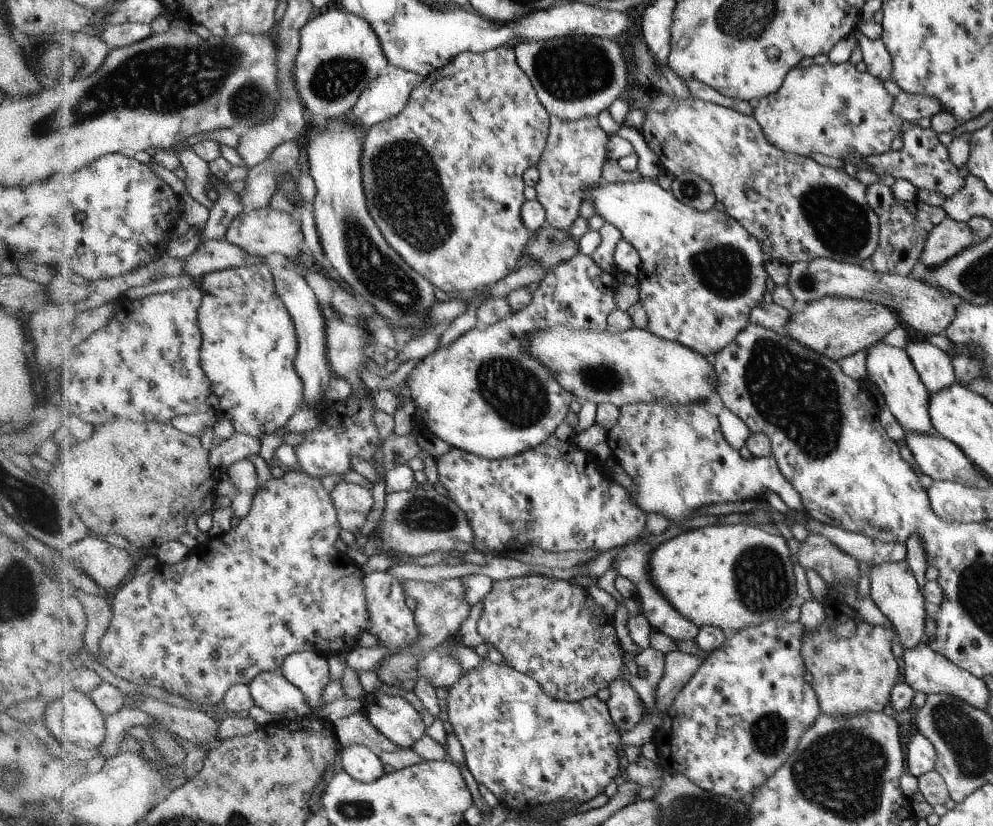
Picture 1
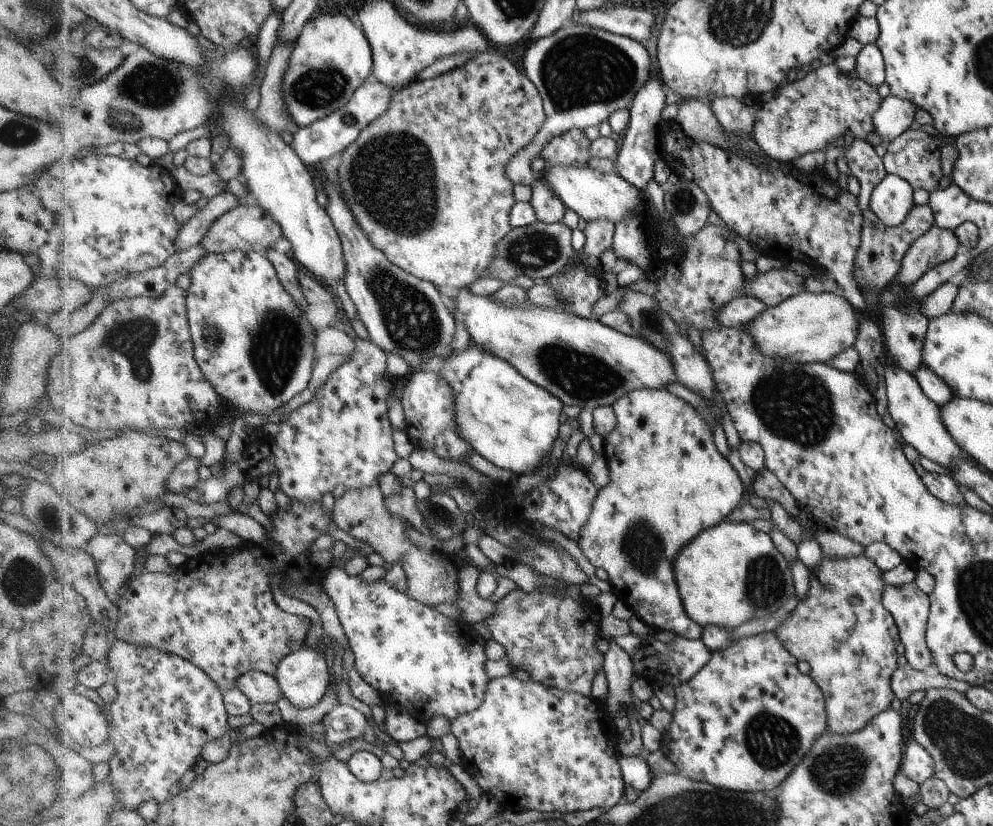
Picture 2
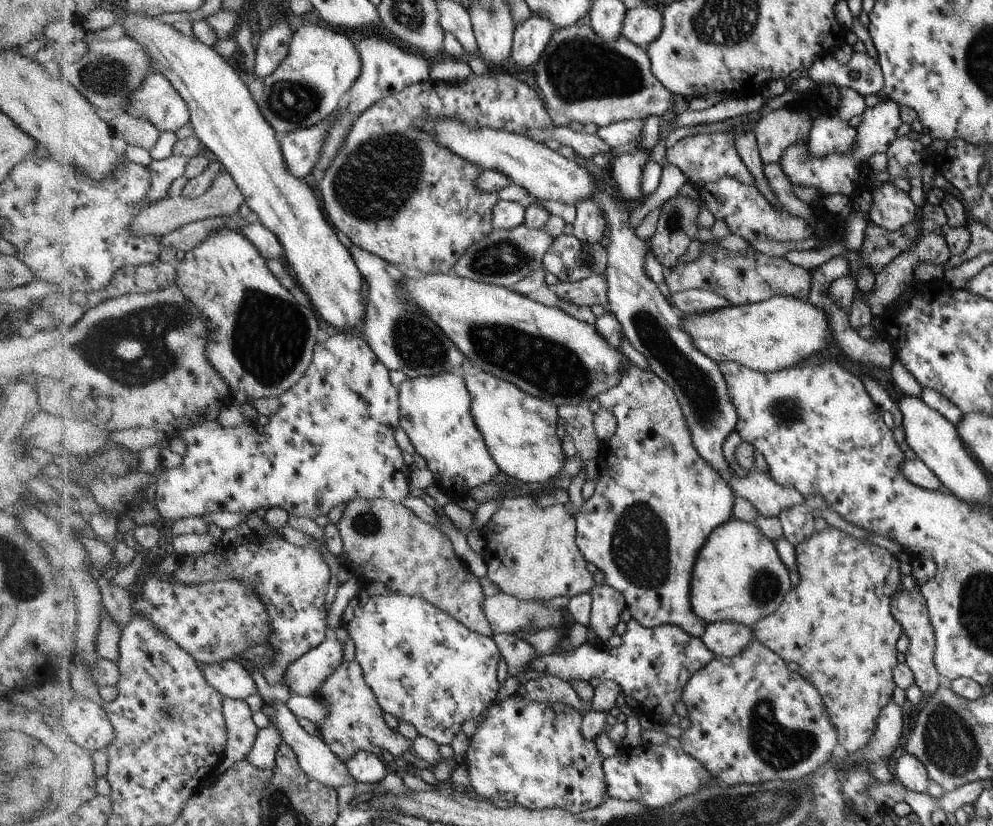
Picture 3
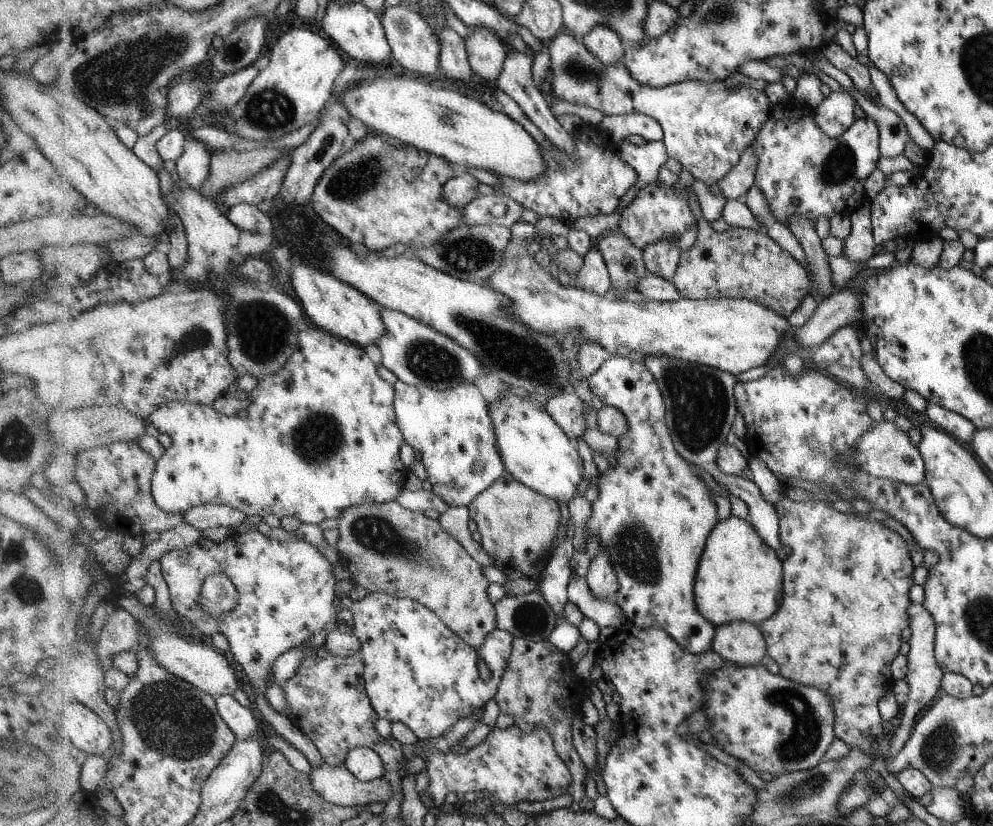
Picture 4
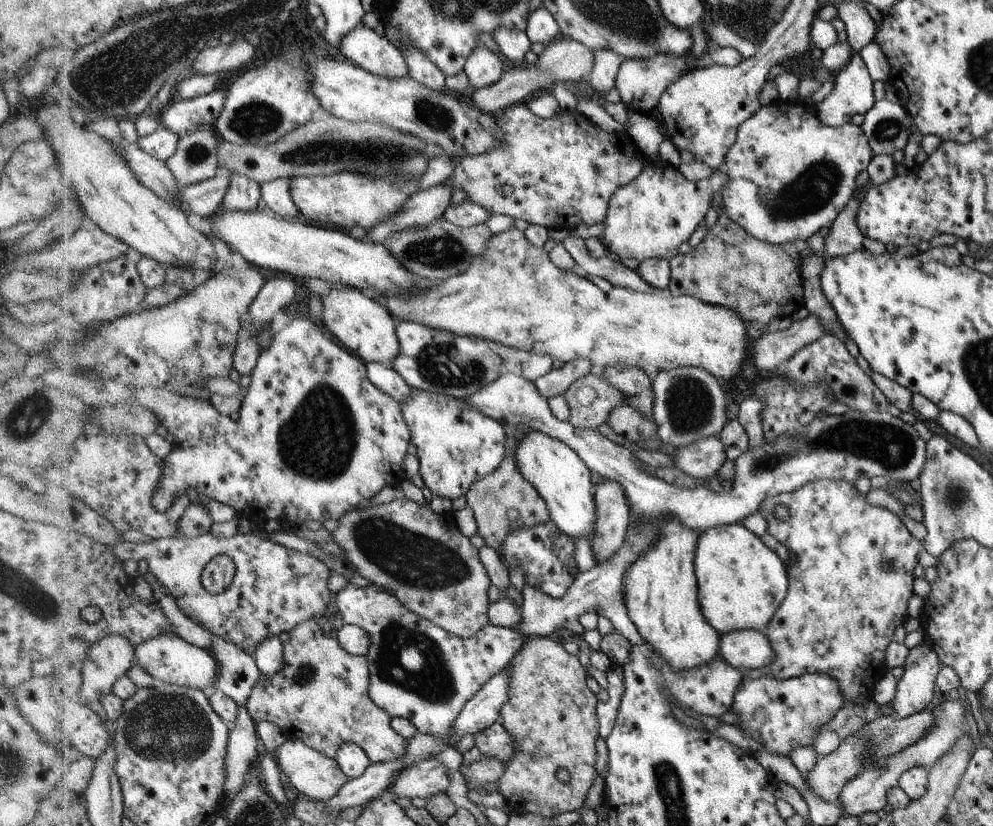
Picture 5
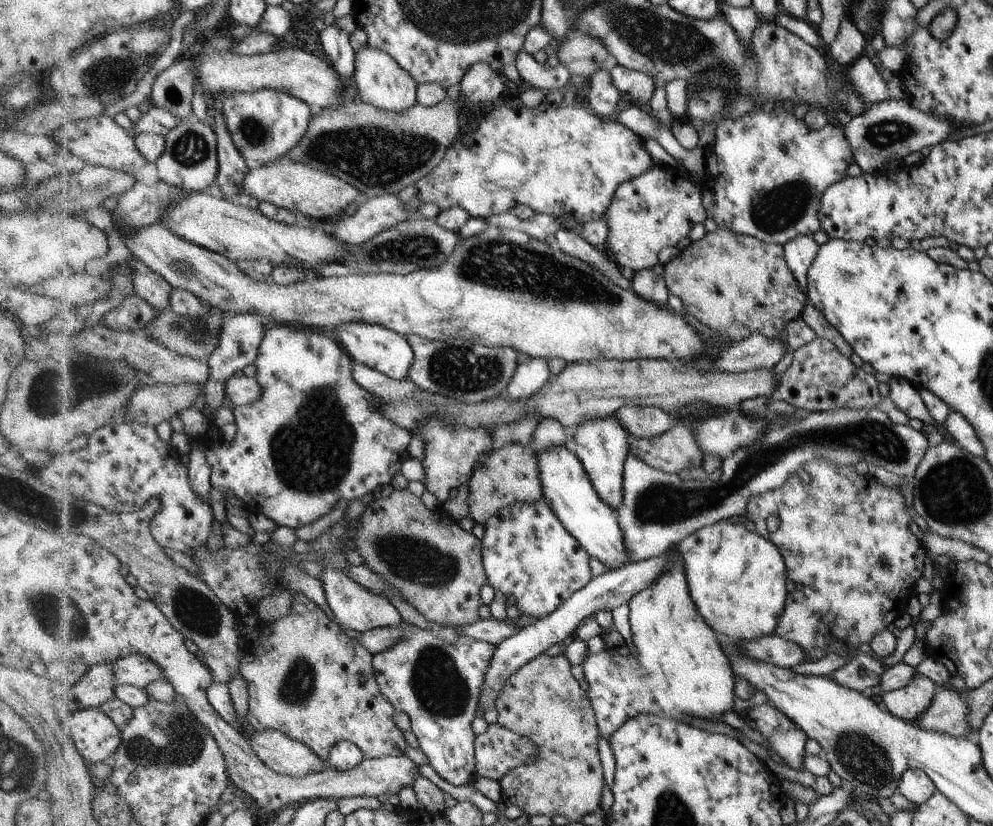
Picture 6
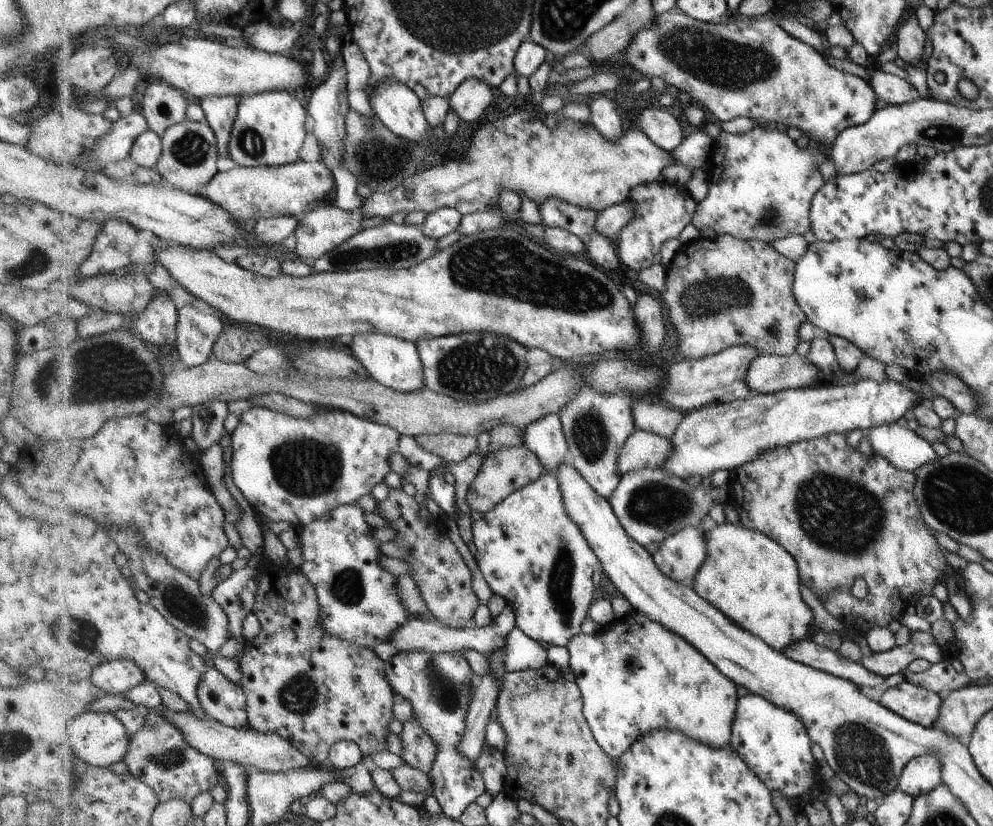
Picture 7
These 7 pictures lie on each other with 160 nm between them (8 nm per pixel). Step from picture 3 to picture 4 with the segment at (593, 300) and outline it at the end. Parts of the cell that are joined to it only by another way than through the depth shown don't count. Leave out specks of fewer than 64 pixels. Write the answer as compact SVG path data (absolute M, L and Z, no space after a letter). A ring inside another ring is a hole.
M590 248L585 254L582 269L574 276L572 285L599 295L611 292L608 268L602 254L597 249Z

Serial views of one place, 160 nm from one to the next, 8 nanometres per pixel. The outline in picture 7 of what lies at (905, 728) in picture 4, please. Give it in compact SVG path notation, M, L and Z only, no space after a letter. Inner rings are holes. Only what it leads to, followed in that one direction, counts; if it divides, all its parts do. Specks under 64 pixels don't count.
M904 680L884 691L880 701L885 707L914 723L936 726L940 695Z

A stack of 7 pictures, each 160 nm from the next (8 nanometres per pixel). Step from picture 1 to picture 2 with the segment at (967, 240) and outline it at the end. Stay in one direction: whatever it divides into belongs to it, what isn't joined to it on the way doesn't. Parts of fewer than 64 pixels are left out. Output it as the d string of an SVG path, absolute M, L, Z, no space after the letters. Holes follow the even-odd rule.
M934 224L912 244L896 279L905 287L911 287L935 266L957 258L956 248L959 243L953 230Z

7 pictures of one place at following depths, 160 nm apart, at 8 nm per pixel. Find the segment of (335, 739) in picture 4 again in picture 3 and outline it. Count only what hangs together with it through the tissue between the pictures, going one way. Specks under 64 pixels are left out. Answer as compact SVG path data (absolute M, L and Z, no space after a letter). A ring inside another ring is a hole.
M342 662L341 666L327 679L319 697L326 703L329 718L318 726L319 736L346 763L360 750L381 755L382 750L388 750L398 761L398 756L406 750L411 750L412 740L397 730L390 729L384 721L382 707L378 703L375 691L368 686L364 678L363 667L359 662Z

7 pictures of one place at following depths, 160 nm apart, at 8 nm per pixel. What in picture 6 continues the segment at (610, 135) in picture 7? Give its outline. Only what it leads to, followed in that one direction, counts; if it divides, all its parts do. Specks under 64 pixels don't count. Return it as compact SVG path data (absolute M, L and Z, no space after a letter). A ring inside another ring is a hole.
M598 69L590 79L589 110L595 115L610 116L617 111L620 92L613 83L611 72Z

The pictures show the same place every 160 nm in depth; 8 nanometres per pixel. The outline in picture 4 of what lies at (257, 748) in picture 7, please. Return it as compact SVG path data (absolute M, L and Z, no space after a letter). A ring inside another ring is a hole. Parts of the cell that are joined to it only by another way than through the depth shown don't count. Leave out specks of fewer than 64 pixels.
M325 761L321 766L312 765L308 780L312 788L330 804L342 807L370 806L376 802L385 804L392 796L389 782L381 778L363 782L355 778L342 764L330 766Z

